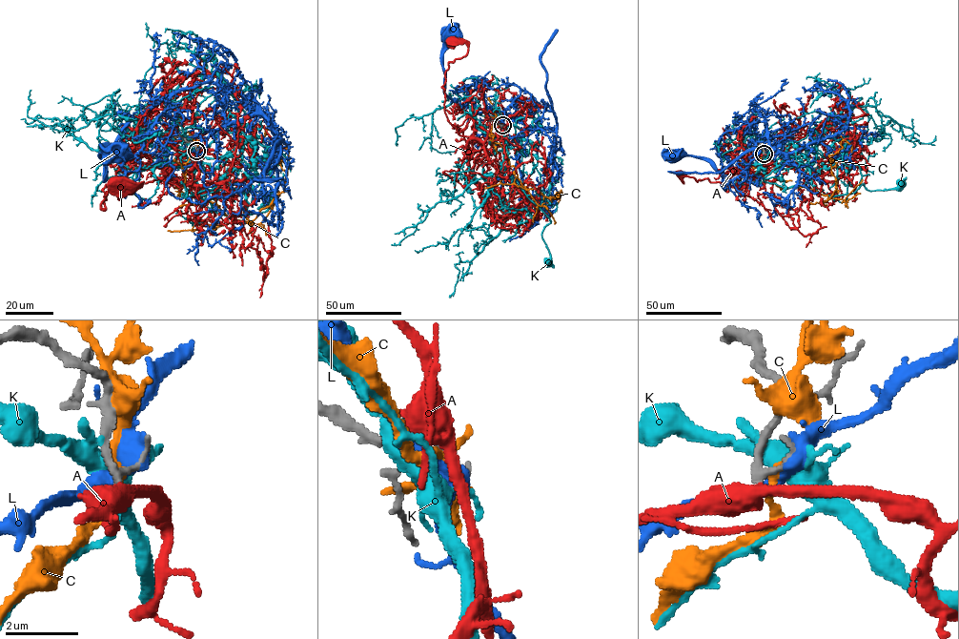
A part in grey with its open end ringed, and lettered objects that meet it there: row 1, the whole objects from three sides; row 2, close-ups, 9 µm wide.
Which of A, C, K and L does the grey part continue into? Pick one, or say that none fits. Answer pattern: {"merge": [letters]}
{"merge": ["A"]}

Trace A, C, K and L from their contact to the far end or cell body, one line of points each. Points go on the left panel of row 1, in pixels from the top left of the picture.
A: (196, 151), (164, 170), (172, 176), (132, 171), (102, 209), (111, 189), (141, 186), (116, 182)
C: (197, 150), (178, 195), (213, 201), (248, 223), (284, 189), (286, 145), (269, 129), (265, 148)
K: (195, 148), (196, 186), (216, 213), (260, 214), (270, 205), (267, 198), (257, 208), (271, 204), (266, 196)
L: (197, 149), (256, 103), (210, 82), (172, 92), (123, 129), (105, 179), (102, 154), (119, 151)

